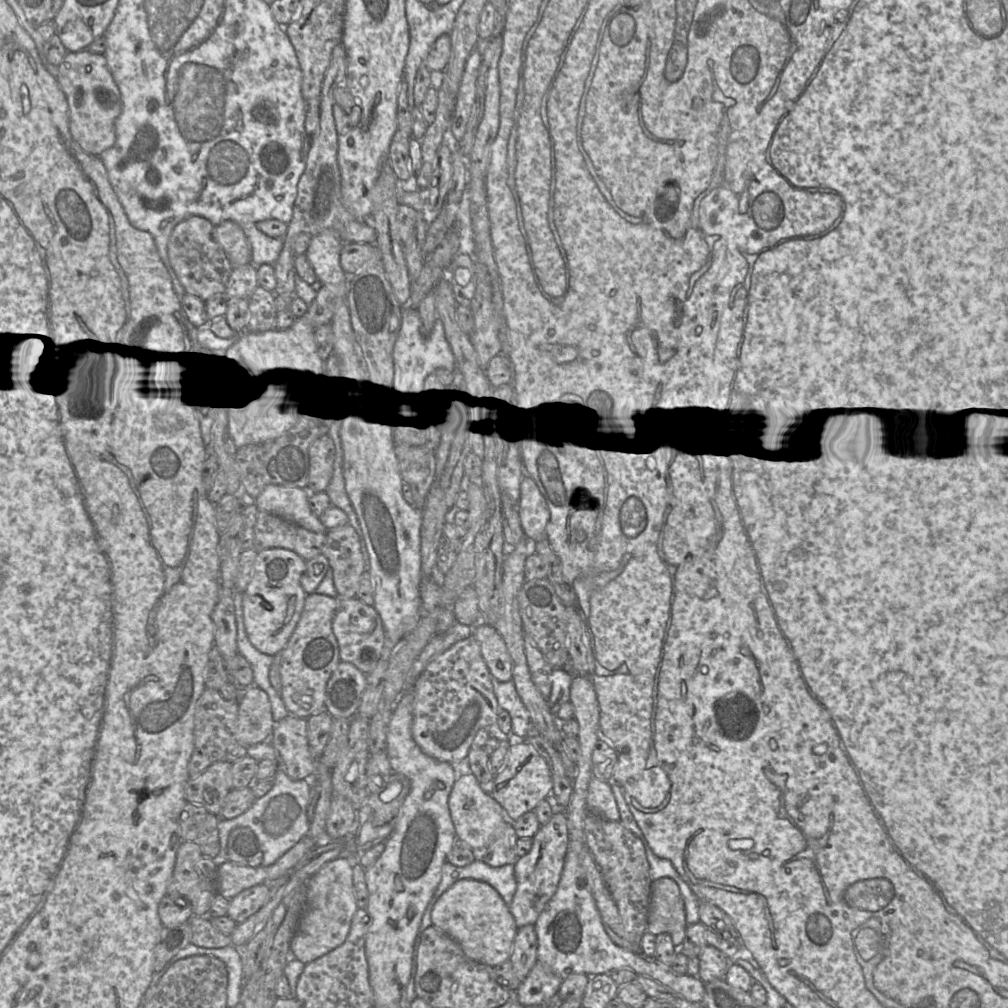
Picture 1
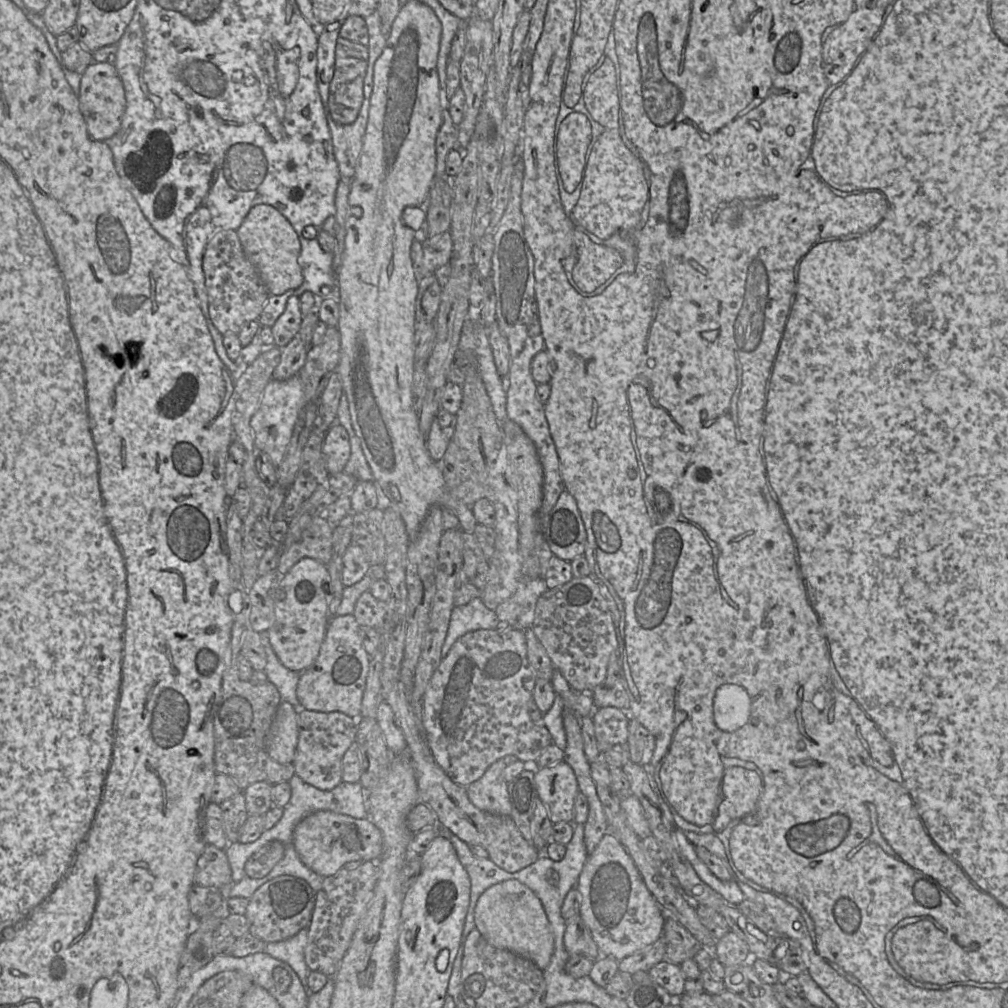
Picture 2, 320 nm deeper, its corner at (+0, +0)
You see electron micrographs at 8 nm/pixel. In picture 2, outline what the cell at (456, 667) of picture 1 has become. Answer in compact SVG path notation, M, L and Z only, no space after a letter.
M512 626L505 631L472 630L453 643L431 676L422 704L425 742L436 764L454 783L467 787L491 764L507 755L533 763L553 743L549 730L544 725L536 725L529 717L528 702L532 700L536 679L527 658L524 630Z

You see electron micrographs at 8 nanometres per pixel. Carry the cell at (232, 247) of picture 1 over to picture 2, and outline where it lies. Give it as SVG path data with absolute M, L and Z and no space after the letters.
M268 204L255 205L236 233L245 255L257 270L270 295L281 295L302 285L304 278L298 263L300 239L289 221L276 208Z

